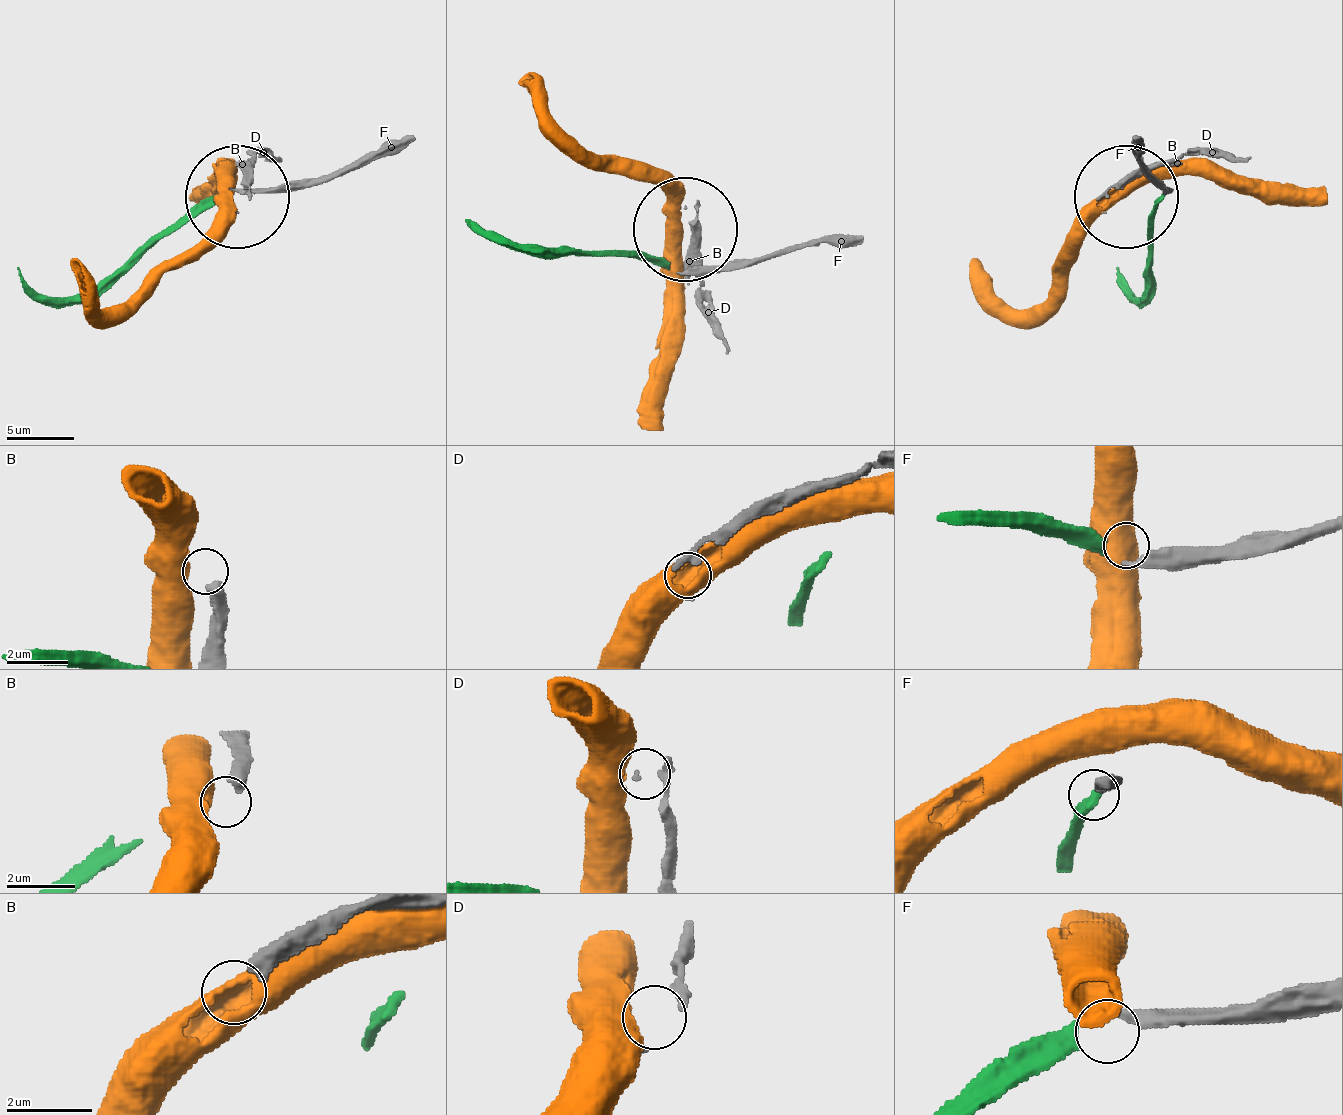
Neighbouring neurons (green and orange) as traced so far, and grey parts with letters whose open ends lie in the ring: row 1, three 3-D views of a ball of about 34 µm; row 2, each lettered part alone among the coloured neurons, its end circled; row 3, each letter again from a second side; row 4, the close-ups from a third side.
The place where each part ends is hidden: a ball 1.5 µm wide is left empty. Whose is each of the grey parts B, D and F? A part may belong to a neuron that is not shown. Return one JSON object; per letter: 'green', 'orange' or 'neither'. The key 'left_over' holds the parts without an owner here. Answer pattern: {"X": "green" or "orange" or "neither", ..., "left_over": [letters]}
{"B": "neither", "D": "neither", "F": "green", "left_over": ["B", "D"]}

